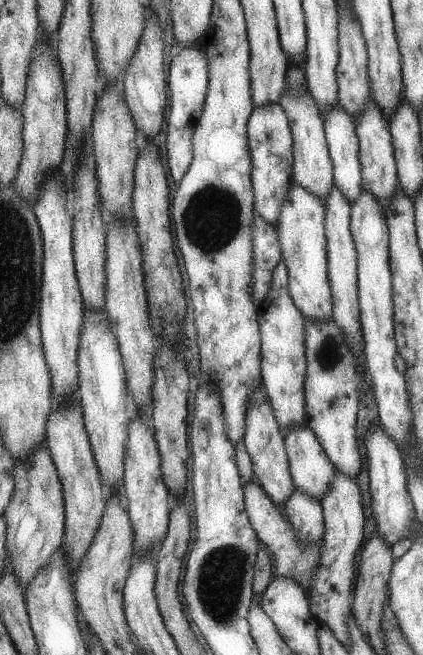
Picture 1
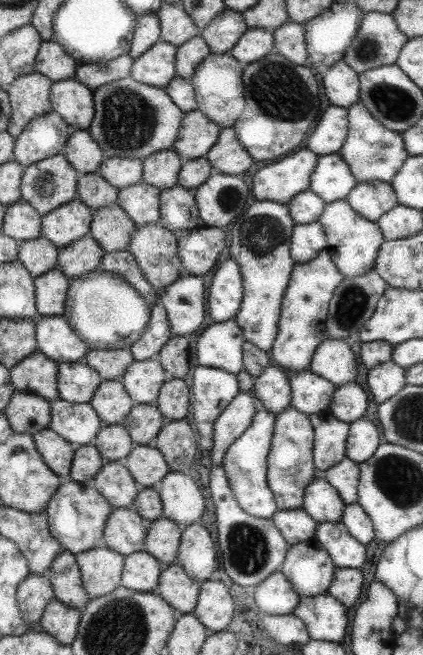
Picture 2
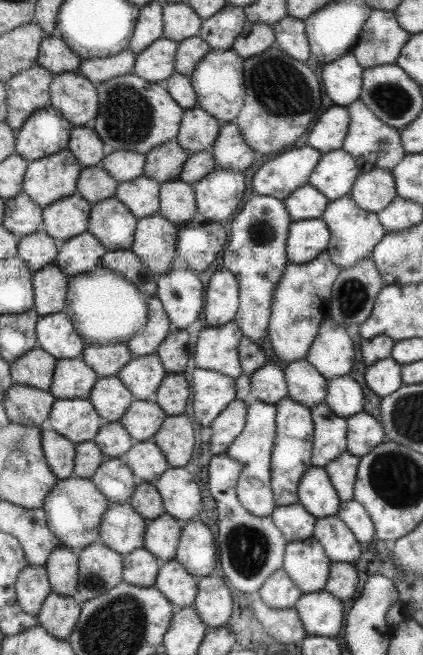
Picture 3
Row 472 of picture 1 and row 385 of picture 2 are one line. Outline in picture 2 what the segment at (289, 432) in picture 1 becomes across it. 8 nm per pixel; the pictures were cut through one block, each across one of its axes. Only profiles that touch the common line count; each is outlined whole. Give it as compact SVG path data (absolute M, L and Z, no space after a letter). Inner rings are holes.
M309 370L289 373L290 406L306 415L329 408L336 386Z

